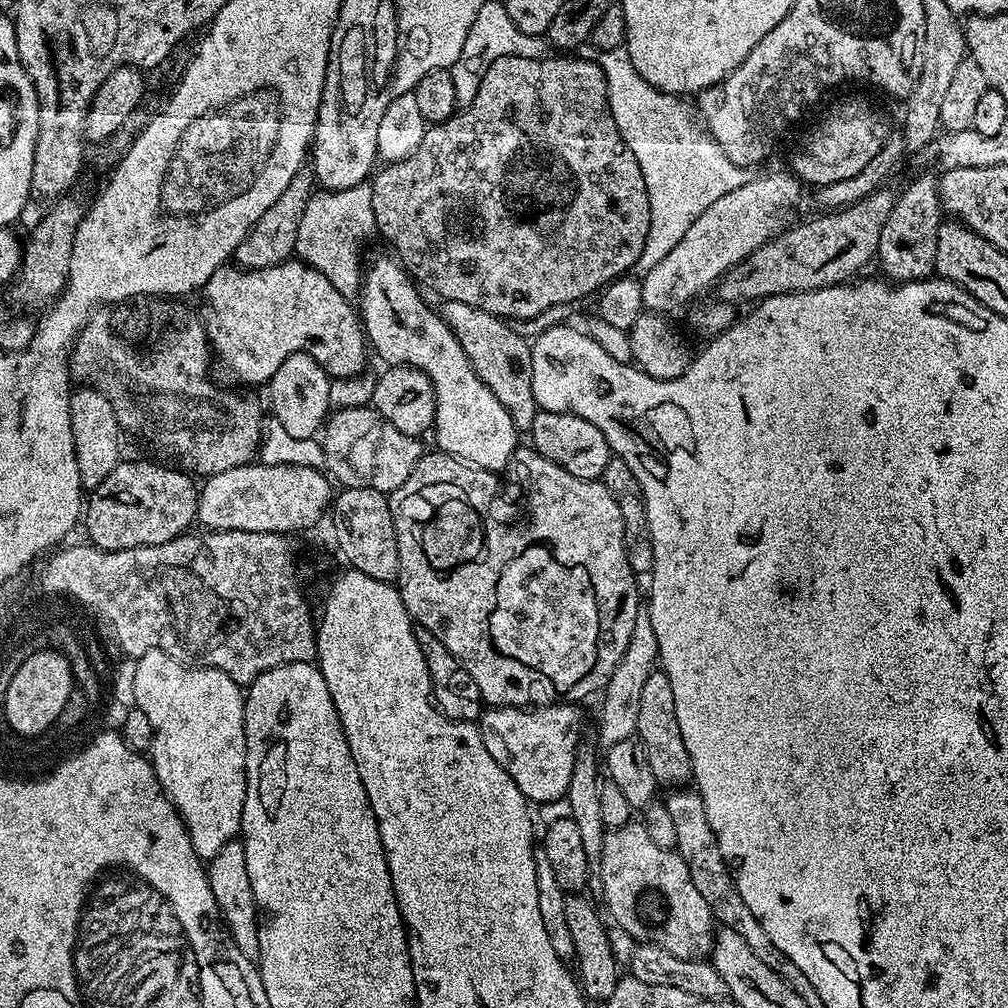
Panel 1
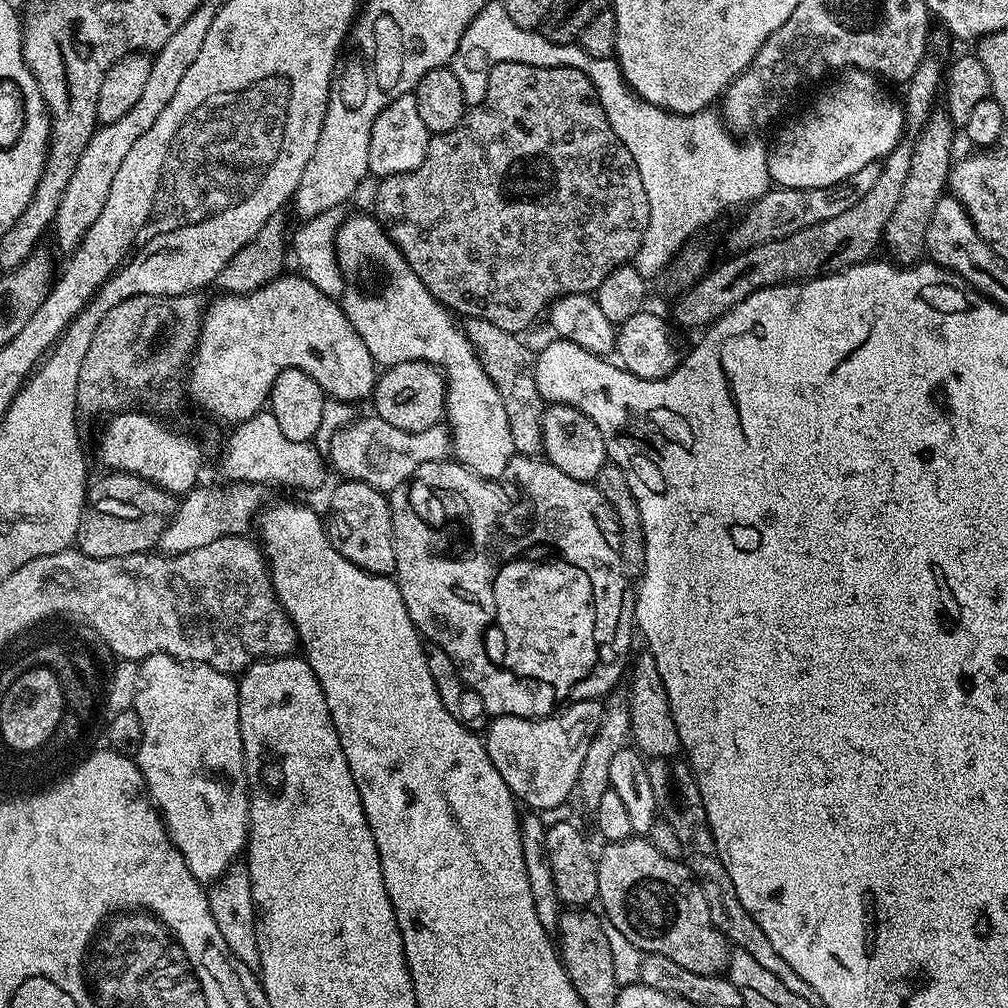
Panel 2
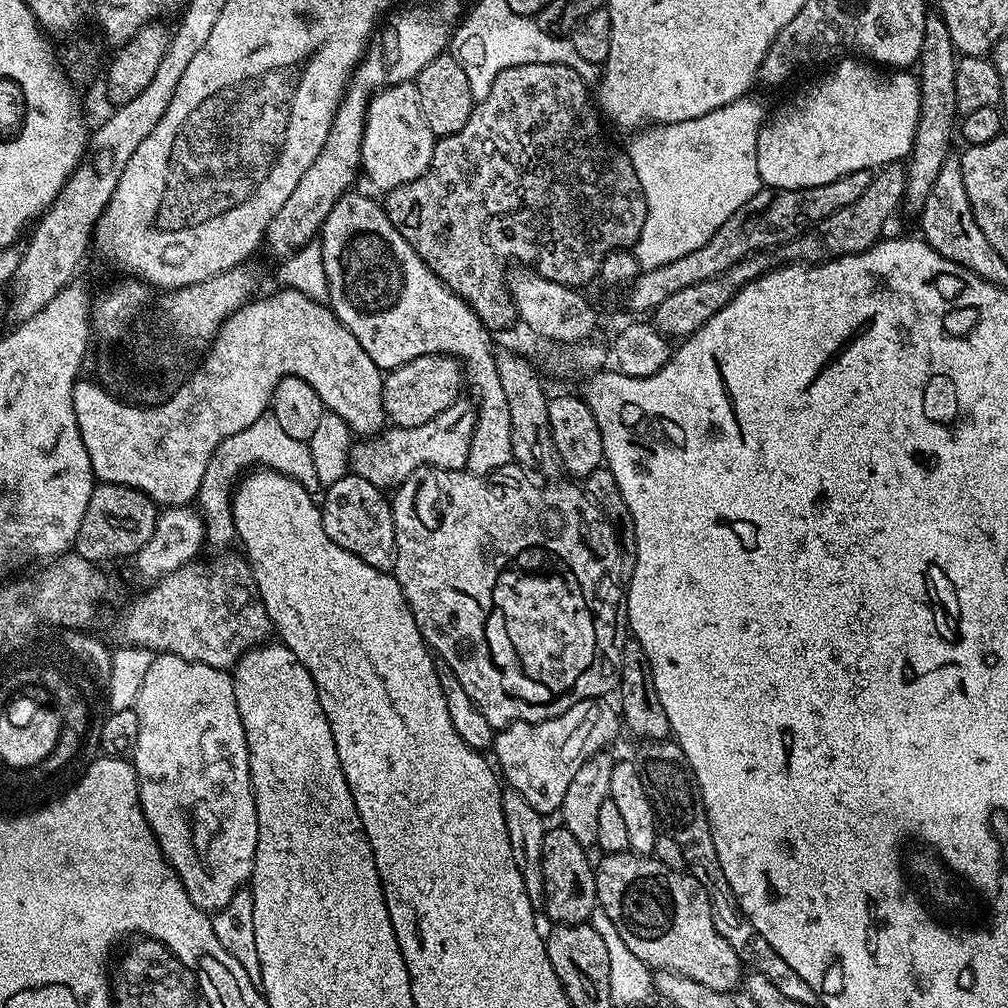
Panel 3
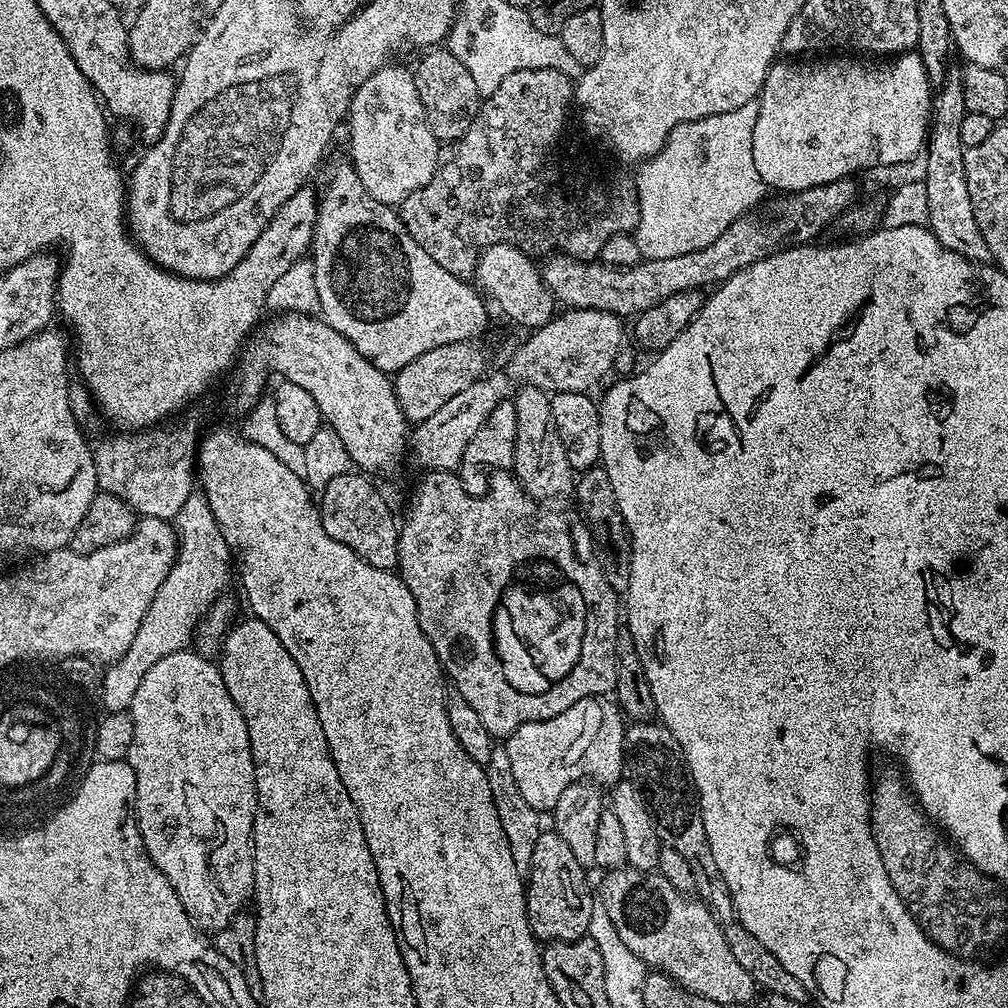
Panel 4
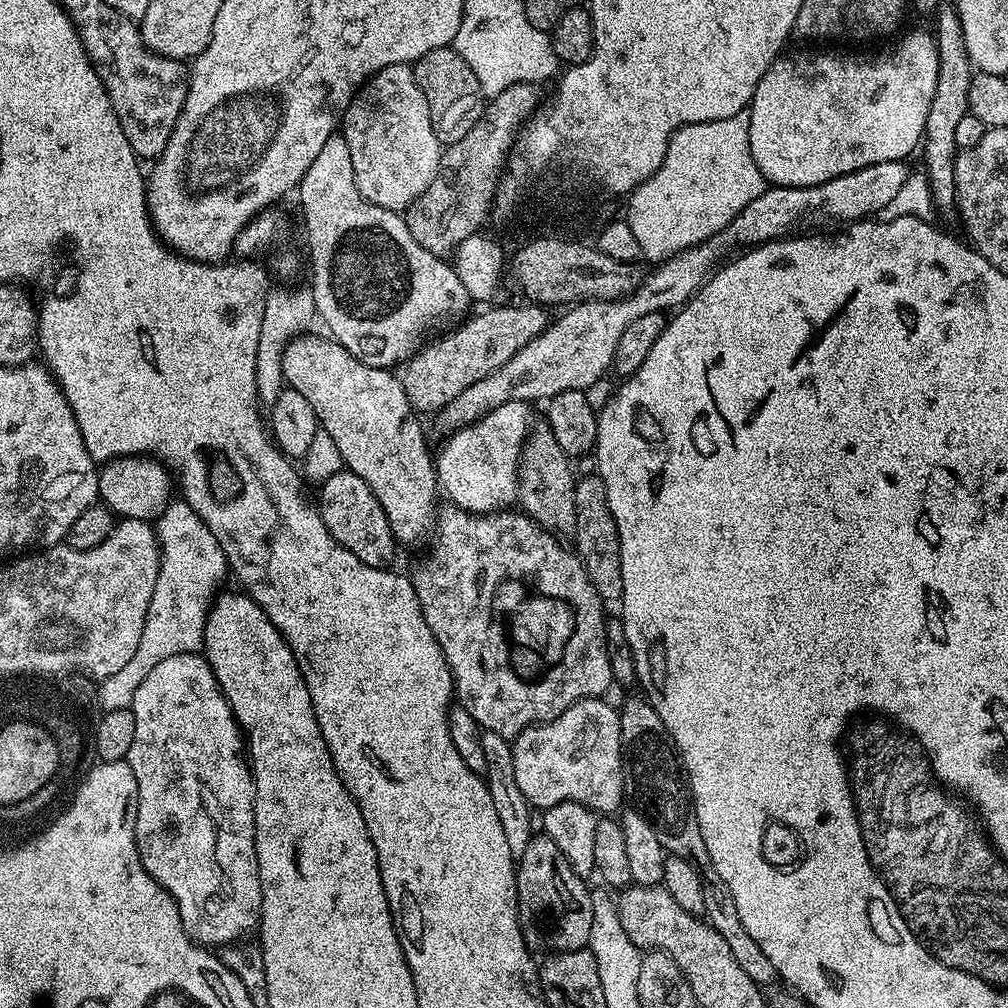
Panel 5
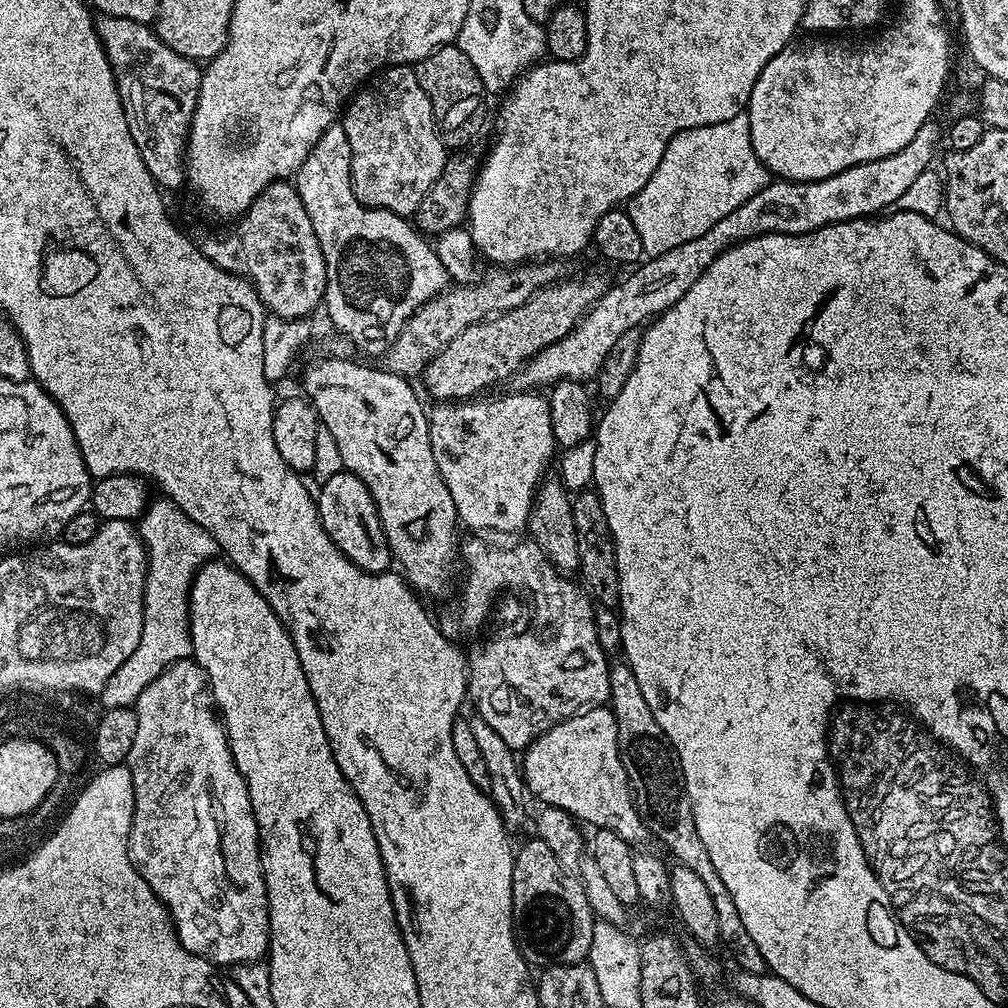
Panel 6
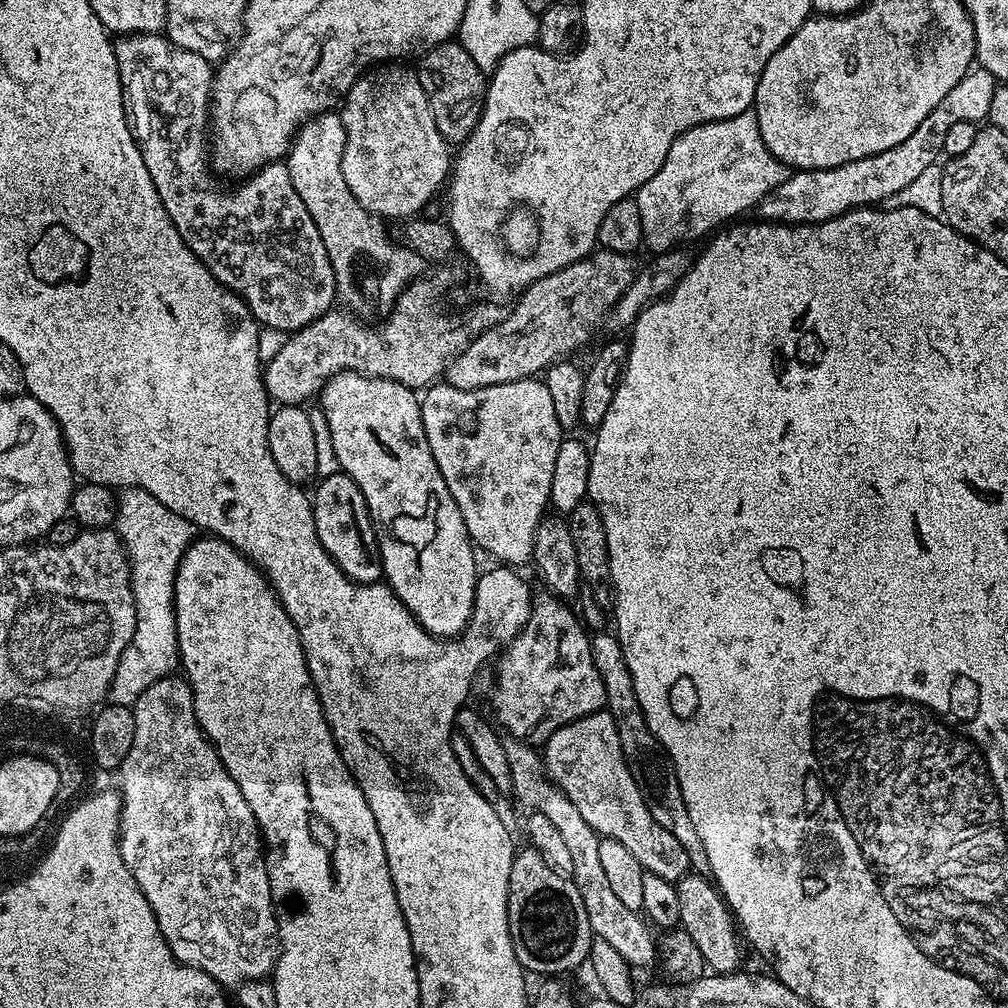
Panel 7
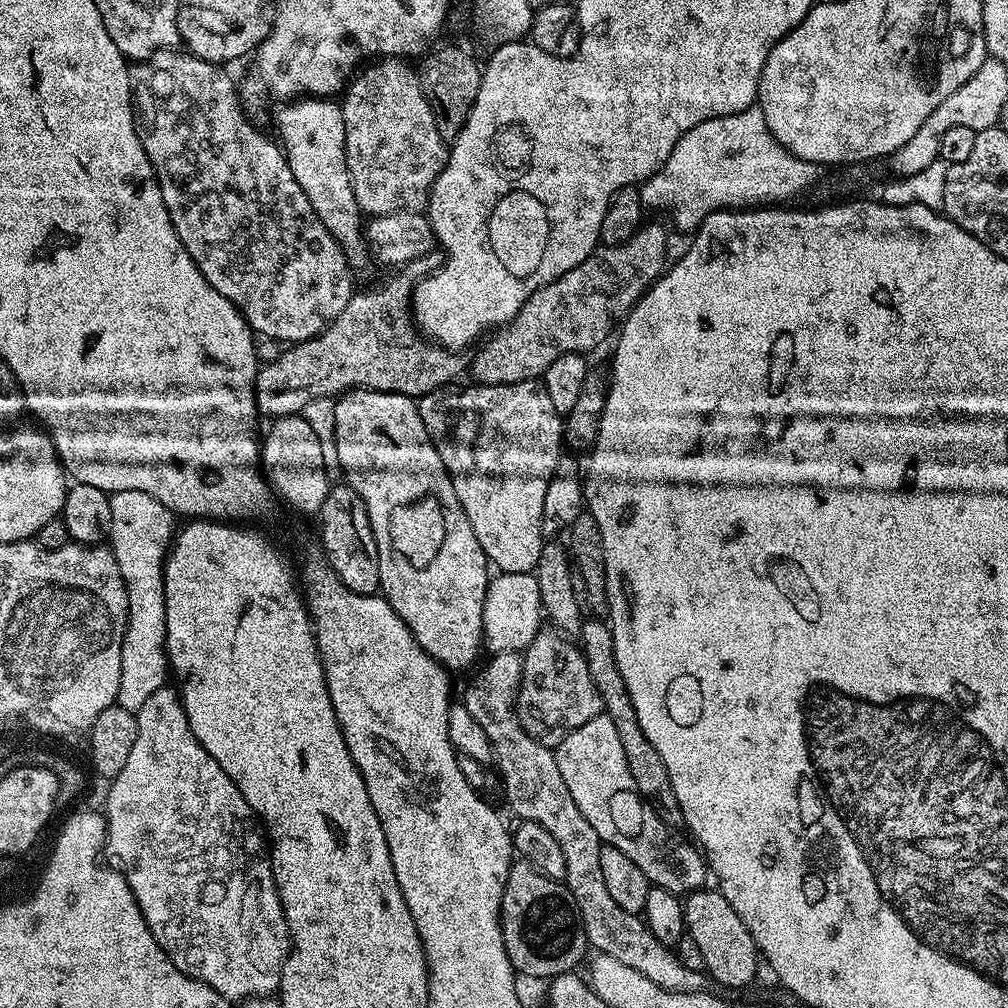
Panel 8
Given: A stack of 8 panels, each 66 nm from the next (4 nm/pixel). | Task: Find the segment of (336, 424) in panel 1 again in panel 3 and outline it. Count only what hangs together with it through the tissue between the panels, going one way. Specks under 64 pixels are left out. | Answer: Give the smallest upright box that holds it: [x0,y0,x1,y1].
[348,399,478,490]

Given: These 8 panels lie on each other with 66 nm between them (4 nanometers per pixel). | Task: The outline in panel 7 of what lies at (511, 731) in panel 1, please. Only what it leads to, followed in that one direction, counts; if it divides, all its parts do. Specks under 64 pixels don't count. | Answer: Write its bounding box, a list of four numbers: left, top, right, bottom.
[542,710,689,882]

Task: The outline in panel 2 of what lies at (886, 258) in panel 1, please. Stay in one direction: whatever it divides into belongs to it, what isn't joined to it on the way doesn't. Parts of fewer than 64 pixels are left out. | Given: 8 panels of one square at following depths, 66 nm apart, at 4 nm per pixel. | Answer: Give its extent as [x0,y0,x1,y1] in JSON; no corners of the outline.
[883,108,956,266]

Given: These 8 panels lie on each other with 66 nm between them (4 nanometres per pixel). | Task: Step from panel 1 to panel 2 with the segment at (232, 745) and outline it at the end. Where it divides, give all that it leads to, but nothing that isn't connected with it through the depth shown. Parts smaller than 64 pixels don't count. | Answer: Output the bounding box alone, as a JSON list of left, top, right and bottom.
[134,652,248,886]

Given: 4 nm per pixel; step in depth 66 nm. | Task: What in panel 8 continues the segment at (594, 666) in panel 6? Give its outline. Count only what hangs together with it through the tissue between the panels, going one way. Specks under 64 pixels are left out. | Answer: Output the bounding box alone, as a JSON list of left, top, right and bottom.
[516,630,603,749]

